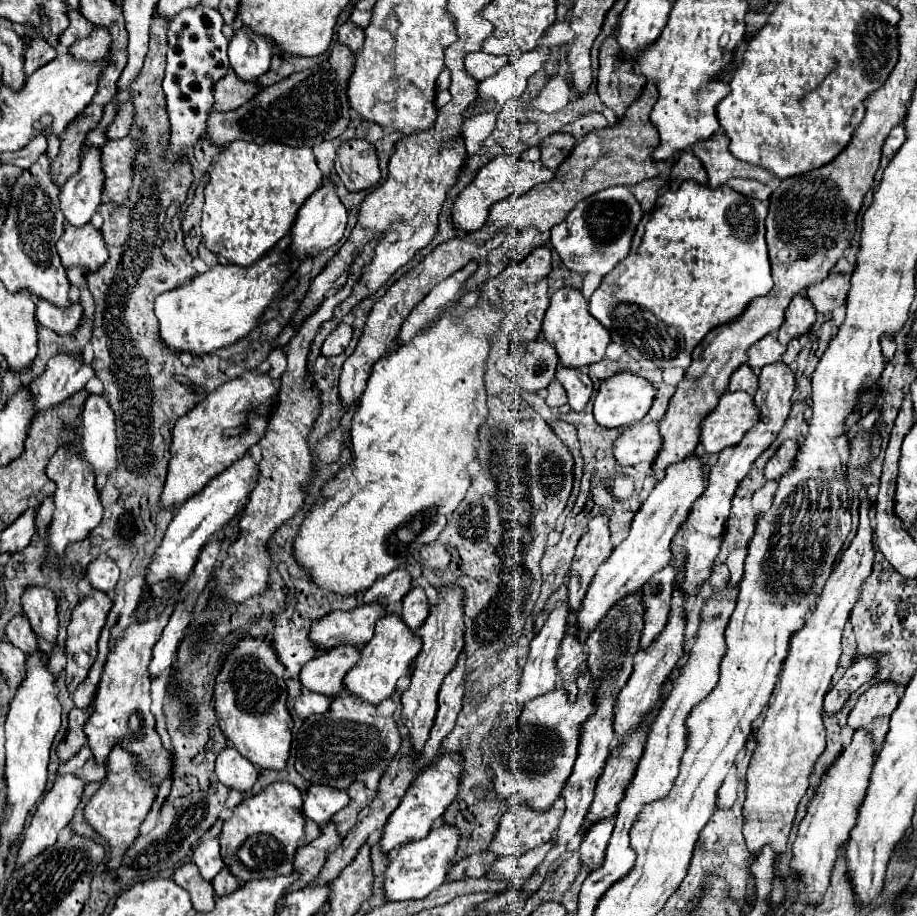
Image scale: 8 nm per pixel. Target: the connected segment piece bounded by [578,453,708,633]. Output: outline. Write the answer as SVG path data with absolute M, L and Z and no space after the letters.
M692 453L684 461L666 467L664 477L656 483L656 487L652 489L652 493L636 513L628 537L620 547L612 551L612 555L606 559L606 565L598 569L582 601L582 609L578 611L578 629L582 633L594 629L596 623L606 615L606 611L616 601L620 601L630 593L640 591L642 585L656 571L660 571L670 563L670 541L674 533L680 529L682 521L686 521L686 513L690 513L692 503L706 491L706 481L708 481L708 473L704 471L704 463L698 453Z

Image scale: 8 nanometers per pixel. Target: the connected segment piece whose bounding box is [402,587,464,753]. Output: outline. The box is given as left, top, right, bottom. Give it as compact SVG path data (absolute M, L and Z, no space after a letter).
M458 587L442 589L438 593L436 609L430 611L428 619L418 629L418 635L422 637L424 645L422 645L422 651L418 655L416 671L412 675L410 687L402 695L402 723L406 725L406 729L412 737L412 745L414 745L412 751L414 753L420 753L424 749L424 743L428 741L428 731L434 725L434 717L436 717L436 699L438 699L440 685L442 685L444 677L454 669L456 659L464 647L464 641L462 641L464 621L462 621L460 599L462 599L462 591Z

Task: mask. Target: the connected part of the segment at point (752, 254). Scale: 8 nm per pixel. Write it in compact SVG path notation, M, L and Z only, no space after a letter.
M686 181L676 193L660 195L652 211L642 217L630 255L602 279L602 285L590 297L590 313L610 331L612 341L622 345L636 361L652 361L660 369L686 369L694 347L710 329L736 319L750 299L772 289L764 241L766 215L768 207L762 201L736 193L728 185L710 189L708 185Z

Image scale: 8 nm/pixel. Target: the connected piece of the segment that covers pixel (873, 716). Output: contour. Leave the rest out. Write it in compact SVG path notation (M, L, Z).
M882 681L878 685L872 685L868 691L864 691L856 703L856 707L848 715L848 725L852 729L864 727L874 735L876 745L882 743L882 737L886 737L886 725L890 721L890 713L896 709L900 701L898 685L892 681Z

